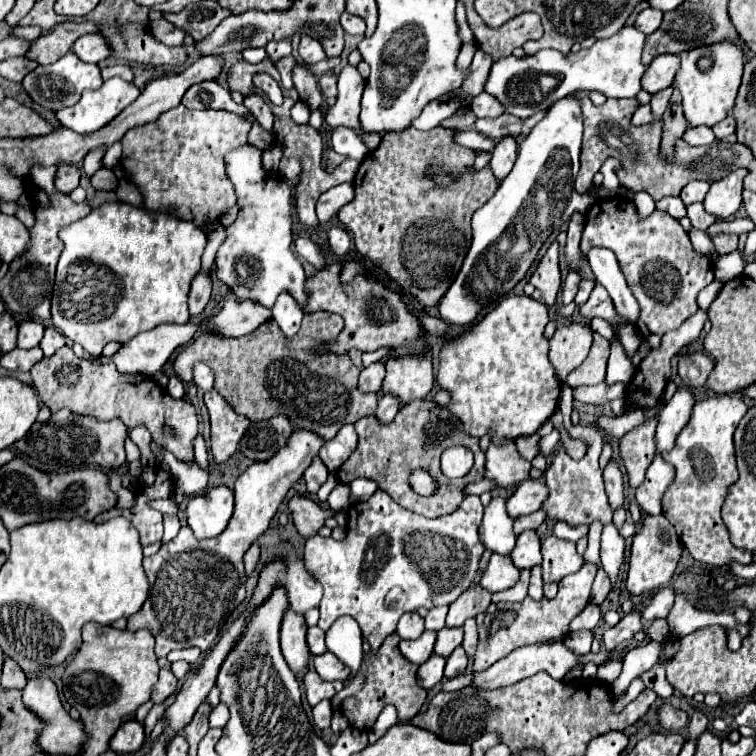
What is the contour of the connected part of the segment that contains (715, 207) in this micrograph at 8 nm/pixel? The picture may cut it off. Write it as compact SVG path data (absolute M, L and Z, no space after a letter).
M738 168L730 172L726 178L712 182L704 200L704 208L720 220L734 216L742 206L742 182L746 174L746 168Z

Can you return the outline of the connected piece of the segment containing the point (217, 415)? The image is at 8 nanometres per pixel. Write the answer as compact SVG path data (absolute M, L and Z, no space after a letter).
M216 390L206 392L204 402L210 412L212 458L216 462L226 462L238 450L238 444L244 438L244 432L246 432L246 428L250 428L252 422L248 418L236 414Z

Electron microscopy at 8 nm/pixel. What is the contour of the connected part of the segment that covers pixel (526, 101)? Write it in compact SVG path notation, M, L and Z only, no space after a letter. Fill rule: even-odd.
M624 26L608 40L596 40L590 48L582 48L578 54L562 56L558 50L542 50L536 52L534 56L524 56L524 58L508 56L492 66L484 90L494 98L498 98L506 108L506 112L518 118L528 118L538 110L550 108L556 100L576 90L586 90L586 92L598 90L604 92L608 98L636 98L636 94L642 90L640 78L646 70L640 60L644 40L646 36L638 32L634 26ZM544 74L556 78L556 88L552 88L550 92L542 92L540 78Z

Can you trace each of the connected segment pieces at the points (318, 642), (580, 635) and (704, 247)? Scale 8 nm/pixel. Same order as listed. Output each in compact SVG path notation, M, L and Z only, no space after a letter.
M318 626L308 628L308 648L310 652L316 654L324 654L326 652L326 644L324 644L324 630L320 630Z
M578 630L564 640L564 646L568 650L572 650L576 656L590 654L590 644L592 644L592 632L588 632L588 630Z
M692 228L690 230L690 240L692 240L692 246L694 246L696 252L700 252L700 254L712 258L712 260L718 258L718 254L714 250L714 244L712 244L712 240L708 240L708 234L706 232L700 232L700 230Z

